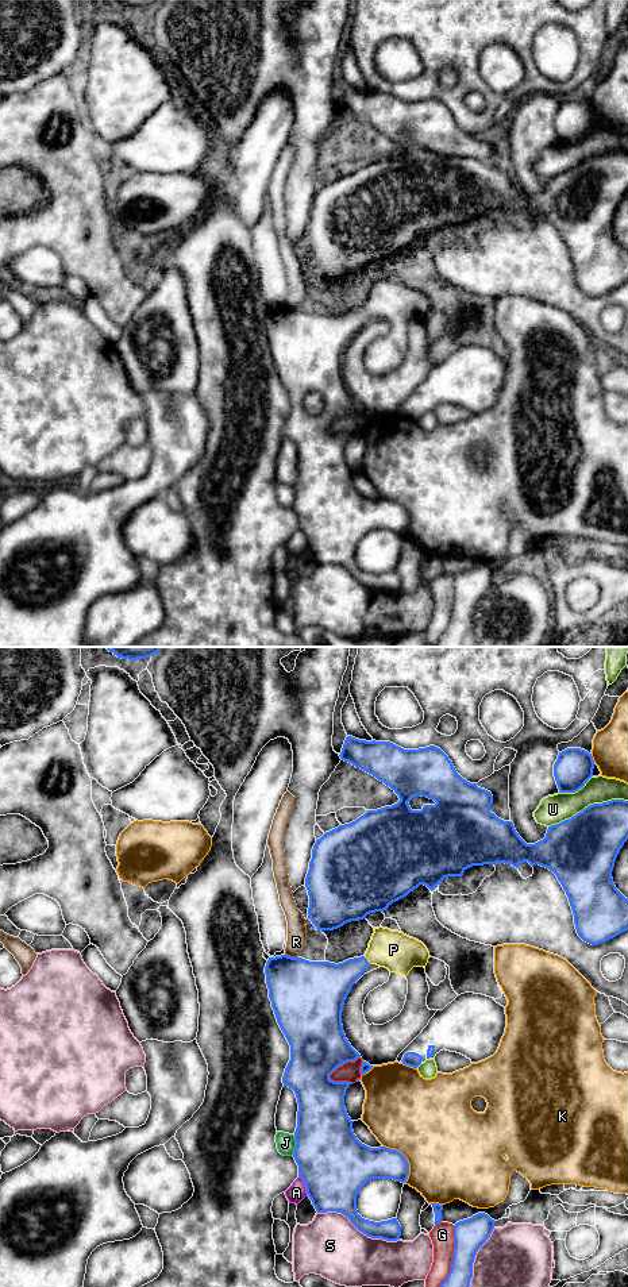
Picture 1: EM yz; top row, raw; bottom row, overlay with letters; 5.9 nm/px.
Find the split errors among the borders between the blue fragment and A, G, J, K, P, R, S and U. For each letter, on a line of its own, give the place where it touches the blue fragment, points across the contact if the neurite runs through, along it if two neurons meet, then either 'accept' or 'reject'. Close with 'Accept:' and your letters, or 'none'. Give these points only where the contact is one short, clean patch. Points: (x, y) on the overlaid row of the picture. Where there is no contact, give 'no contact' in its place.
A: contact yz (305, 1185); border yz (299, 1175), (308, 1194); reject
G: contact yz (453, 1256); reject
J: contact yz (296, 1145); reject
K: contact yz (405, 1159); reject
P: contact yz (366, 960); way yz (331, 983), (366, 960), (384, 950), (393, 950); accept
R: contact yz (291, 956); reject
S: contact yz (358, 1229); reject
U: contact yz (589, 805); reject
Accept: P

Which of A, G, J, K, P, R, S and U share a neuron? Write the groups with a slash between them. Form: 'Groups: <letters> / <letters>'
Groups: A / G / J / K / P / R / S / U

